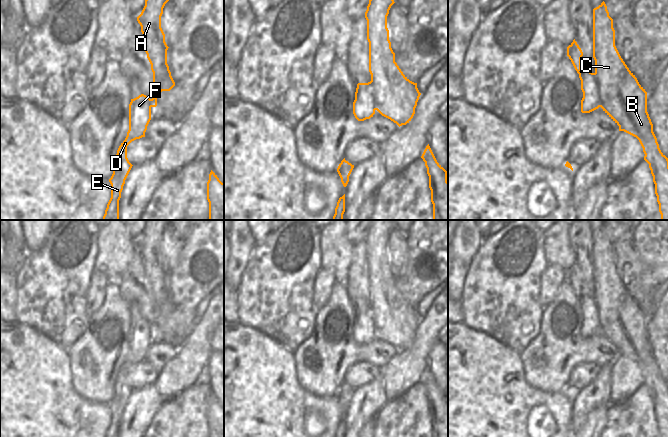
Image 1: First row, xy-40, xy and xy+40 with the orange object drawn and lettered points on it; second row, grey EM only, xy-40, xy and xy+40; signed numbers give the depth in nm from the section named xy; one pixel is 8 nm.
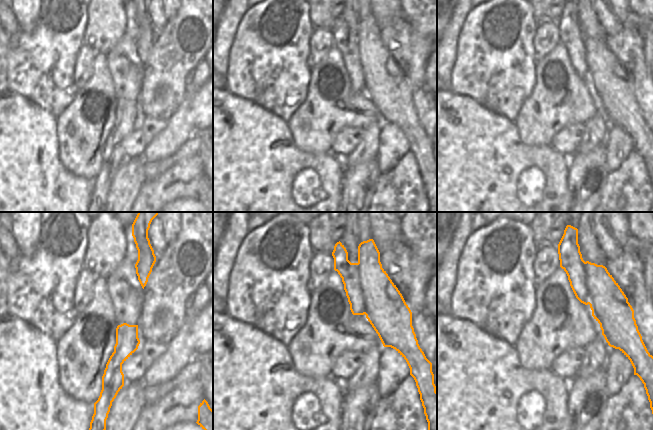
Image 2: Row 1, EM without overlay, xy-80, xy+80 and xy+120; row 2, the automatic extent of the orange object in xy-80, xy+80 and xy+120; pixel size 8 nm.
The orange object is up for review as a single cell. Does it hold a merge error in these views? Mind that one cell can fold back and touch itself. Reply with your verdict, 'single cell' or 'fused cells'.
fused cells

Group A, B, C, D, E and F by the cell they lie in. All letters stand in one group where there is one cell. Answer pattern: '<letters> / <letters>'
A B C / D E F

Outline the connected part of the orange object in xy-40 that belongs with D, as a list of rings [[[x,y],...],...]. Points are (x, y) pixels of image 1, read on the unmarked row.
[[[144,318],[131,323],[129,328],[129,354],[115,380],[115,392],[109,403],[111,422],[105,437],[119,437],[119,424],[125,404],[132,392],[127,382],[127,370],[134,364],[145,361],[147,350],[151,344],[151,323]]]

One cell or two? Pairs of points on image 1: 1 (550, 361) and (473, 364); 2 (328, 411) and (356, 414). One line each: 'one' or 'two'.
1: two
2: two

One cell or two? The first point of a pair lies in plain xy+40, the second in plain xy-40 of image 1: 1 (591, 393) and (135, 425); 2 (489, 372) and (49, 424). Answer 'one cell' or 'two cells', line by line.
1: one cell
2: one cell

